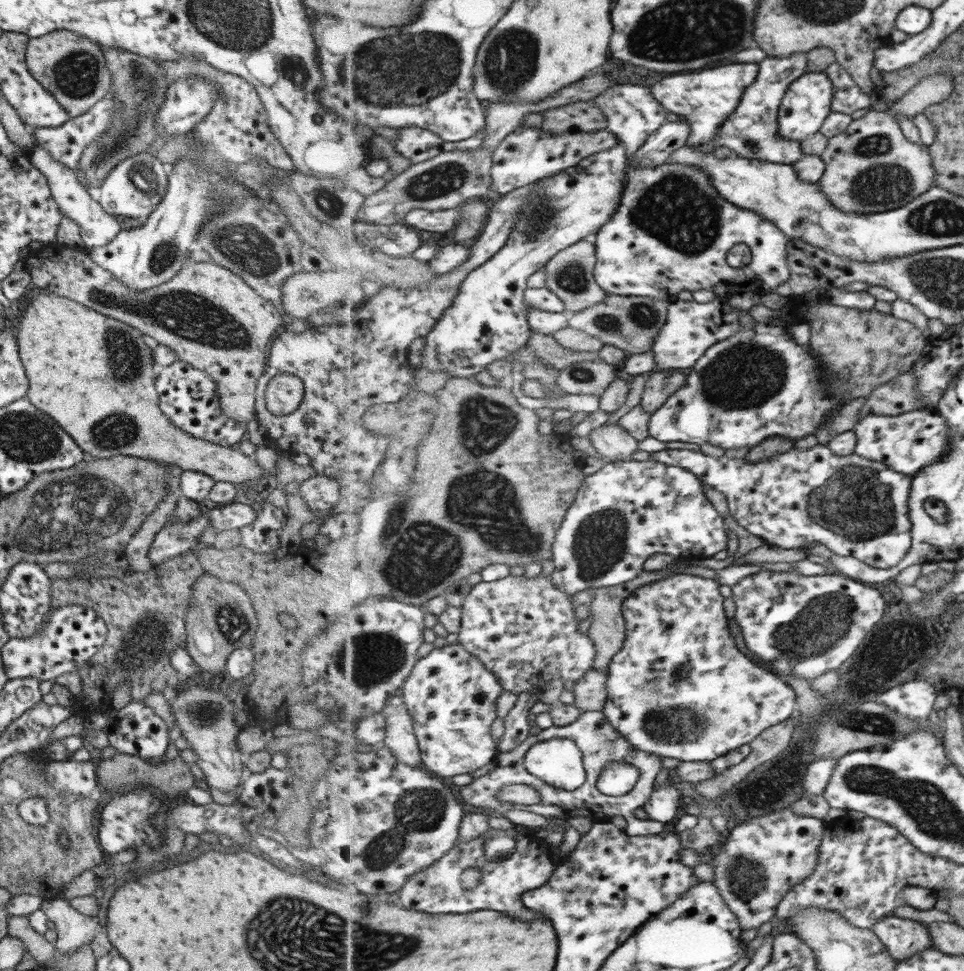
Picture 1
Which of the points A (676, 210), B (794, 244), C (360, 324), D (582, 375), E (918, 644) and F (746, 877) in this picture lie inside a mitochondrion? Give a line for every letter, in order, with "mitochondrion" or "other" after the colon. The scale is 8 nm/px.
A: mitochondrion
B: other
C: other
D: mitochondrion
E: mitochondrion
F: mitochondrion

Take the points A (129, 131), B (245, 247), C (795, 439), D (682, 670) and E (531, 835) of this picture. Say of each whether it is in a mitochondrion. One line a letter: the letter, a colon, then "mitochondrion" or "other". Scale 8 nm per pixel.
A: mitochondrion
B: mitochondrion
C: other
D: mitochondrion
E: other

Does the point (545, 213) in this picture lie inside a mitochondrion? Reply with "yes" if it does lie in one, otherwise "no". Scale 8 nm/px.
yes

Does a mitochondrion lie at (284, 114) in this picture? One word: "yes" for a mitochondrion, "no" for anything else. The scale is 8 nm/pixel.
no

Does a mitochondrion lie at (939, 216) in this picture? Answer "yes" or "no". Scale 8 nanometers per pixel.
yes

